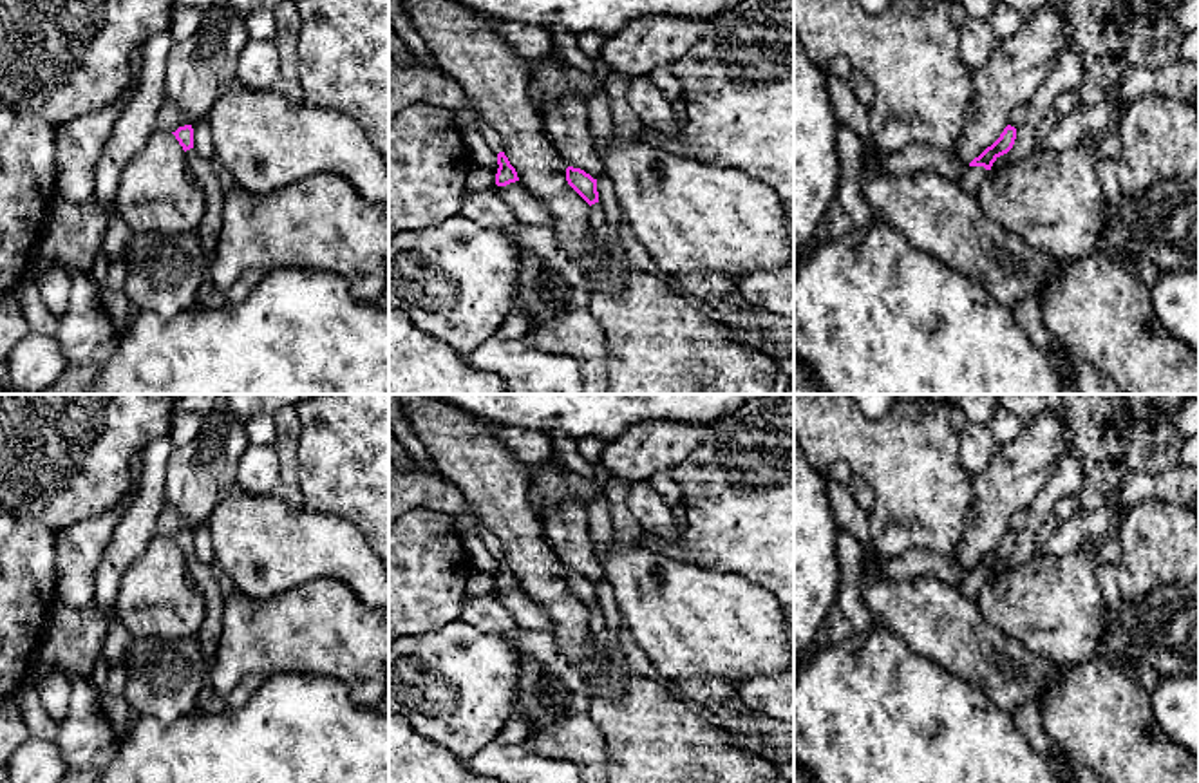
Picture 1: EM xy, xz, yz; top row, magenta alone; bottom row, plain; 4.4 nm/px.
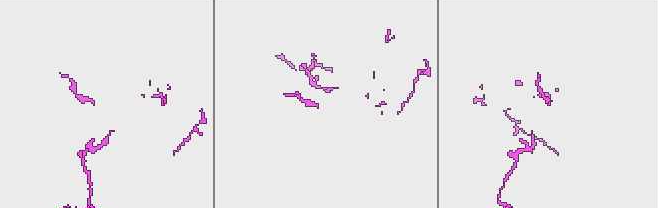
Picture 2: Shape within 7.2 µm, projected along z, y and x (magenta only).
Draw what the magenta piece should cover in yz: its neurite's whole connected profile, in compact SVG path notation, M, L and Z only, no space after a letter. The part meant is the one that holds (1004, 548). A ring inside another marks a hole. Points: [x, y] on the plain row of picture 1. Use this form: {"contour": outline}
{"contour": "M1007 530L1004 533L1004 537L1000 539L1000 542L987 552L978 562L975 562L969 568L969 573L966 575L960 591L969 599L975 600L978 588L986 582L986 579L991 575L993 568L1007 559L1016 544L1016 533Z"}

